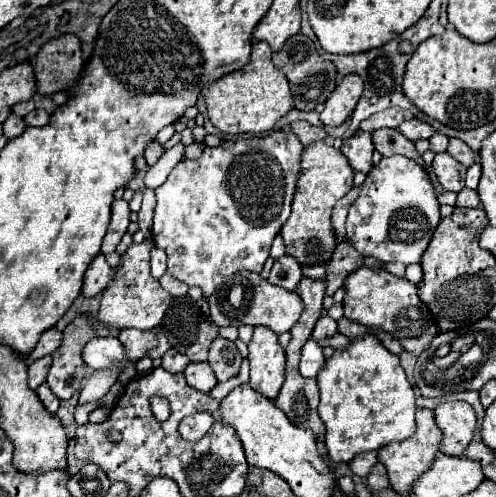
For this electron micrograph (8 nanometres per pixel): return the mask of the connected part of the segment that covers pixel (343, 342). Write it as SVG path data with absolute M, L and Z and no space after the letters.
M335 334L335 336L327 338L327 340L319 340L319 346L323 346L323 348L331 346L333 350L343 350L343 348L349 346L349 338L345 338L343 334Z

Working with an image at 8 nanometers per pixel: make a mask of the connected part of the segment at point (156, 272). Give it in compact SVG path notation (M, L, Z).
M153 246L153 250L151 250L151 276L161 278L165 274L165 268L167 268L165 252L161 248Z

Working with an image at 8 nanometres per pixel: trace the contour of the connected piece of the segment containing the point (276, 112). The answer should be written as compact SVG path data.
M253 42L251 62L247 66L219 78L215 84L209 84L205 90L205 104L207 116L215 128L225 134L265 134L293 108L287 78L273 66L271 54L273 52L265 42Z

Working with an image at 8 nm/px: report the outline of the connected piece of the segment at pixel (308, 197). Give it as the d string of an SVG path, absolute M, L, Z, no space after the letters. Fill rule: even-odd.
M311 142L303 148L301 172L293 198L293 210L289 220L281 228L285 242L285 254L293 256L303 266L327 264L335 250L335 236L331 228L331 210L353 188L353 170L347 164L341 150L335 150L331 142Z

